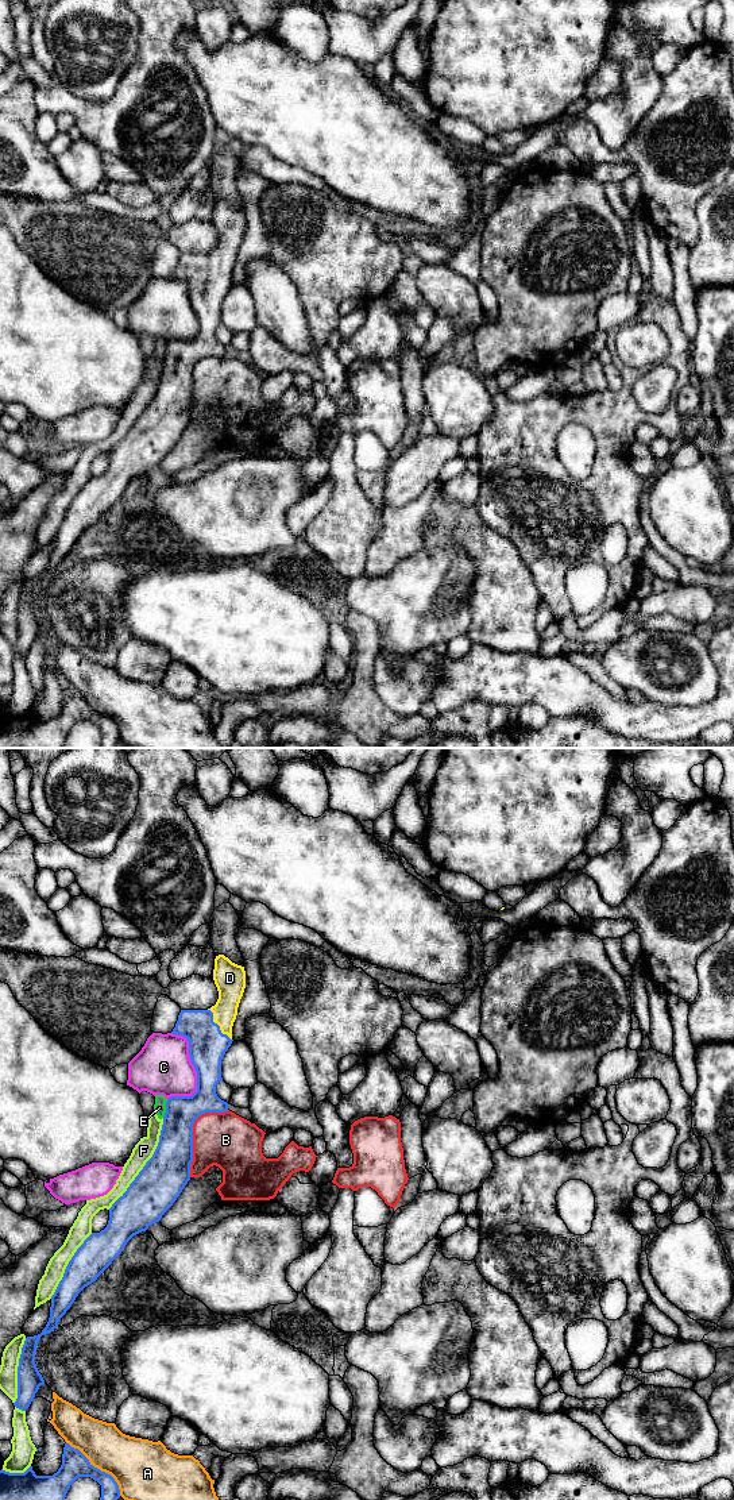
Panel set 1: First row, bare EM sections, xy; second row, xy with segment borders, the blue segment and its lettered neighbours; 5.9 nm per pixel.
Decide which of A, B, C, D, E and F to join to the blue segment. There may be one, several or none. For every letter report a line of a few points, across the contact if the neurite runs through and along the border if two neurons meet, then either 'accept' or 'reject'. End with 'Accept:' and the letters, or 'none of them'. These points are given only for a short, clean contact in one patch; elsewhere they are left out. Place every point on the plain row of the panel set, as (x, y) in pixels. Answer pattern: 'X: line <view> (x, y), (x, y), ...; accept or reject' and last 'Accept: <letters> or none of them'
A: reject
B: reject
C: reject
D: line xy (207, 288), (209, 277), (217, 269), (226, 254), (231, 230); accept
E: reject
F: reject
Accept: D

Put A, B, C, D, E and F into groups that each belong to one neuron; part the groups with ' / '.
A / B / C / D / E / F

